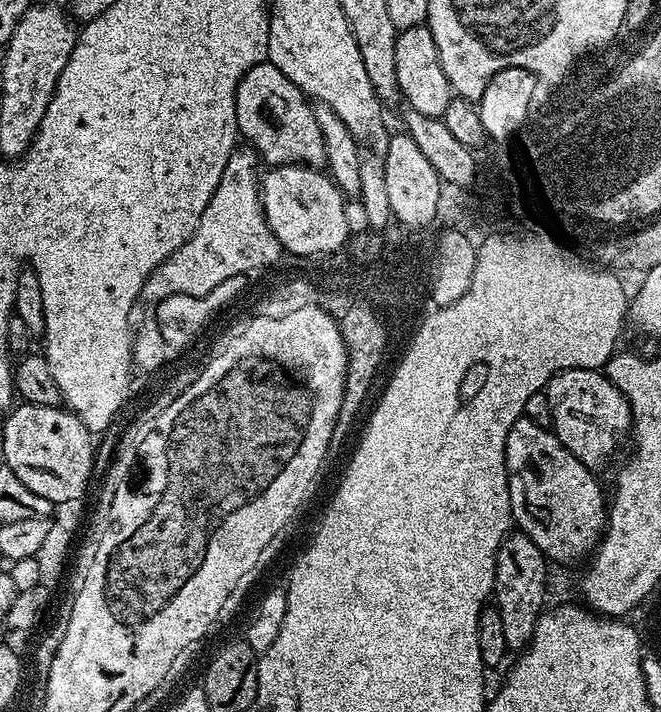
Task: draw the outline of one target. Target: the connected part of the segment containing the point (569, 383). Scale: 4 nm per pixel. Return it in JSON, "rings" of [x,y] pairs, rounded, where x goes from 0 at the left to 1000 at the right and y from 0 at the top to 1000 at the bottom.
{"rings":[[[859,517],[829,535],[826,549],[835,563],[835,601],[844,617],[865,631],[880,650],[903,654],[923,645],[949,618],[952,622],[959,607],[956,569],[912,521]]]}

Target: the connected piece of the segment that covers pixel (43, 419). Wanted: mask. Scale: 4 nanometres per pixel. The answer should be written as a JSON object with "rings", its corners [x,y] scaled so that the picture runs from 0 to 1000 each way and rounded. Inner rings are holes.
{"rings":[[[32,566],[6,586],[5,650],[51,694],[70,699],[77,708],[123,699],[133,685],[133,673],[142,669],[142,612],[113,579],[97,570],[51,570]]]}

